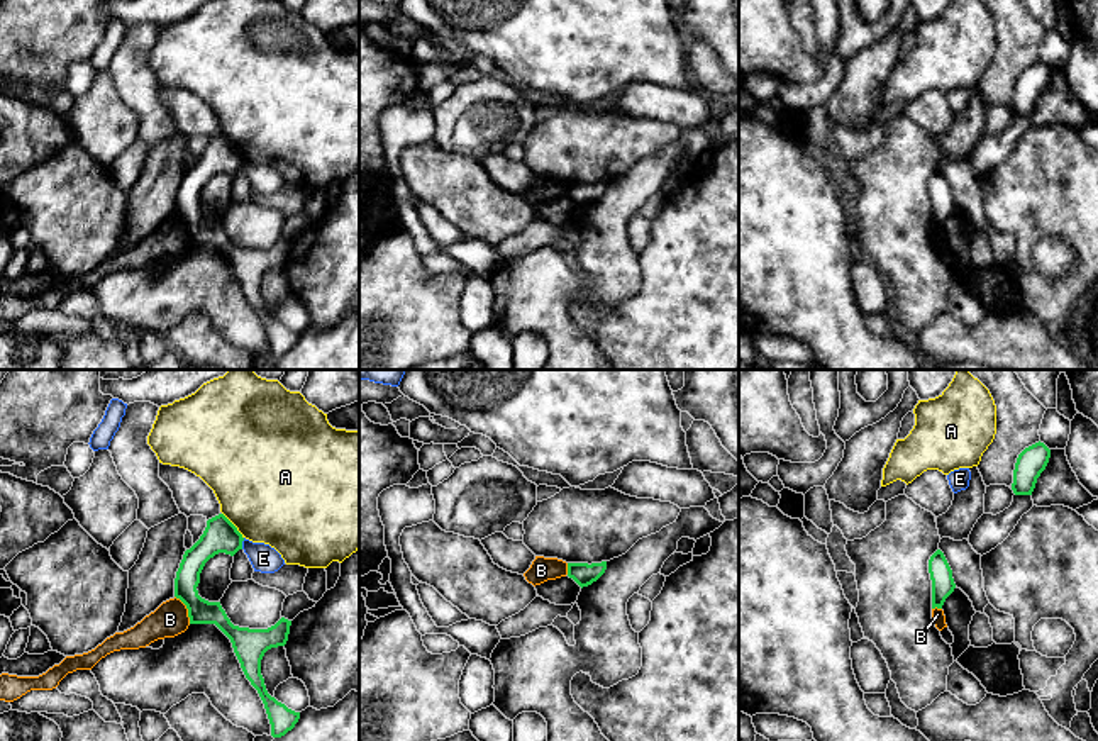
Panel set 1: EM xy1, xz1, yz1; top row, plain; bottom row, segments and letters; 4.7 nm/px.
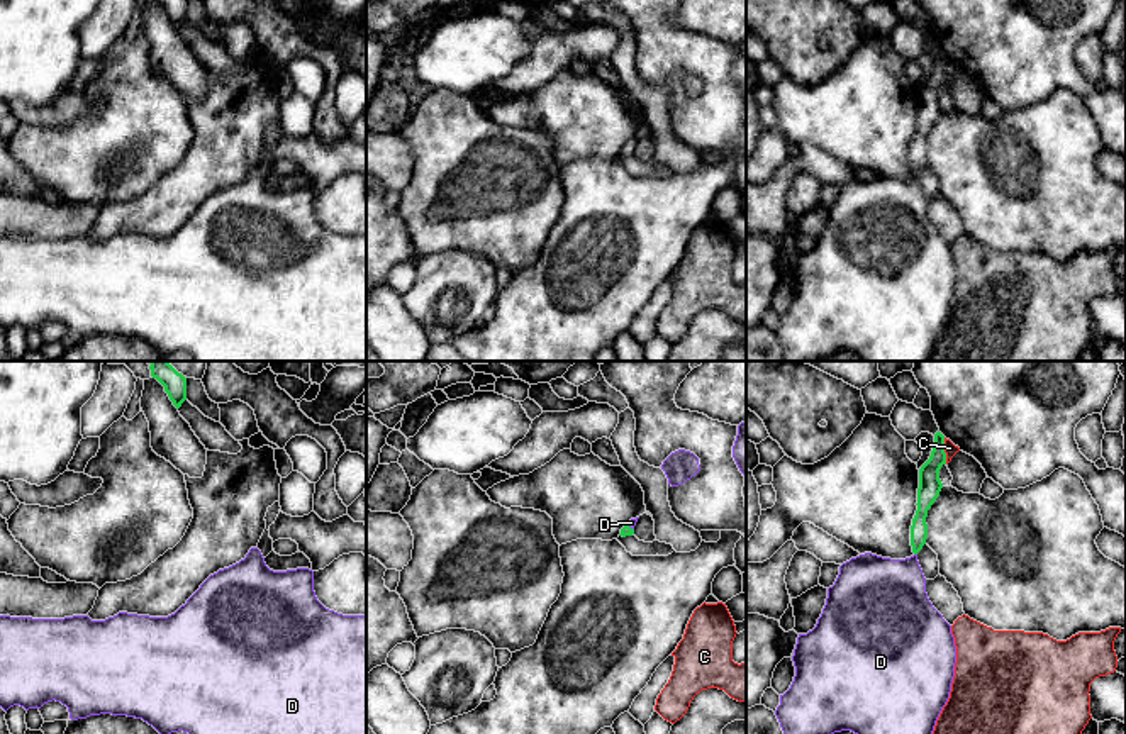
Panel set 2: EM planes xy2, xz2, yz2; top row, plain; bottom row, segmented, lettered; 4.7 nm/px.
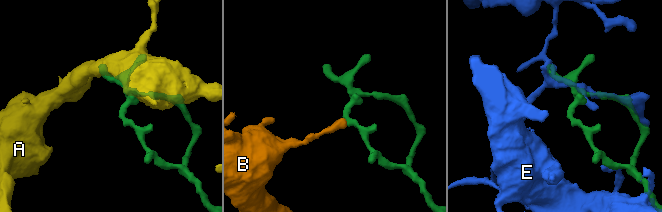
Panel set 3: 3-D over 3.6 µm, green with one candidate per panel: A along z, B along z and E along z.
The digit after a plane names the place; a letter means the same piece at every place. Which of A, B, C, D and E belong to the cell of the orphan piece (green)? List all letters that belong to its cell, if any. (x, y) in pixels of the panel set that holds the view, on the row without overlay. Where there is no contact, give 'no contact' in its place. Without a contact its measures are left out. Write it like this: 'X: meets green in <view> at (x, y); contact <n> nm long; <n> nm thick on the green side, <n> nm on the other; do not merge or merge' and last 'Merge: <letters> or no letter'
A: meets green in xy1 at (234, 146); contact 160 nm long; 160 nm thick on the green side, 500 nm on the other; do not merge
B: meets green in xy1 at (187, 228); contact 150 nm long; 120 nm thick on the green side, 160 nm on the other; do not merge
C: meets green in yz2 at (943, 72); contact 130 nm long; 110 nm thick on the green side, 60 nm on the other; do not merge
D: meets green in xz2 at (628, 146); contact 50 nm long; 50 nm thick on the green side, 40 nm on the other; merge
E: meets green in xy1 at (241, 163); contact 60 nm long; 160 nm thick on the green side, 130 nm on the other; do not merge
Merge: D

